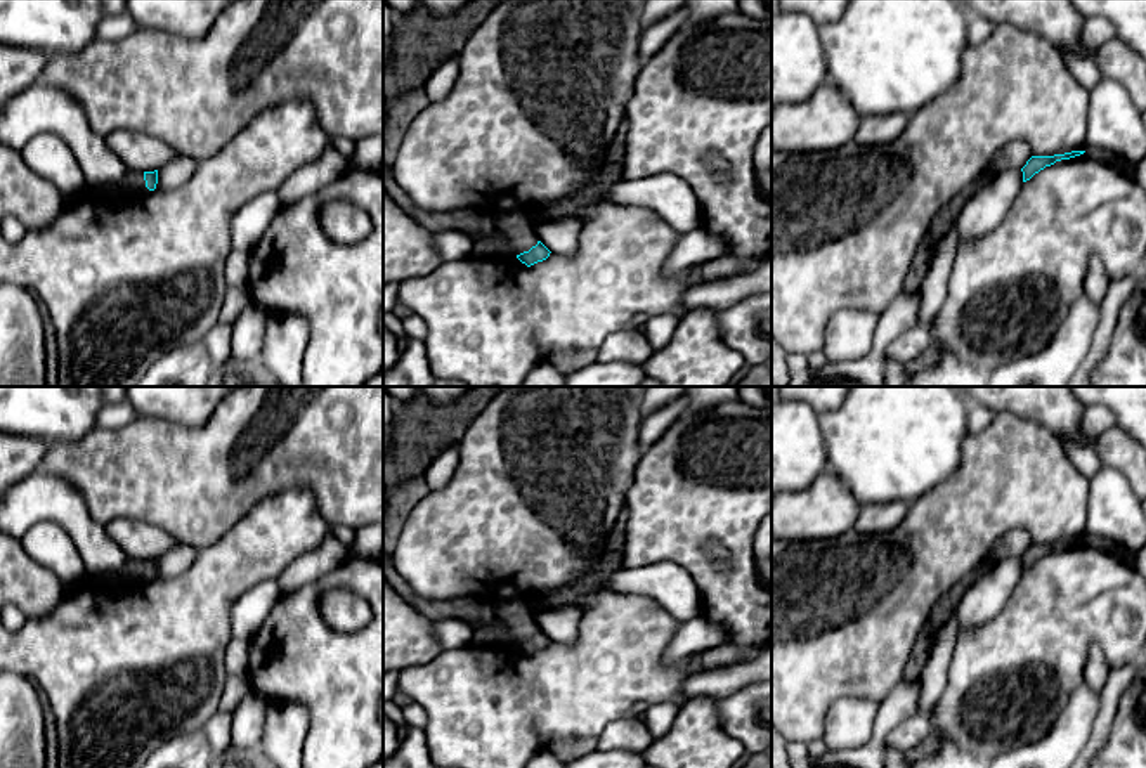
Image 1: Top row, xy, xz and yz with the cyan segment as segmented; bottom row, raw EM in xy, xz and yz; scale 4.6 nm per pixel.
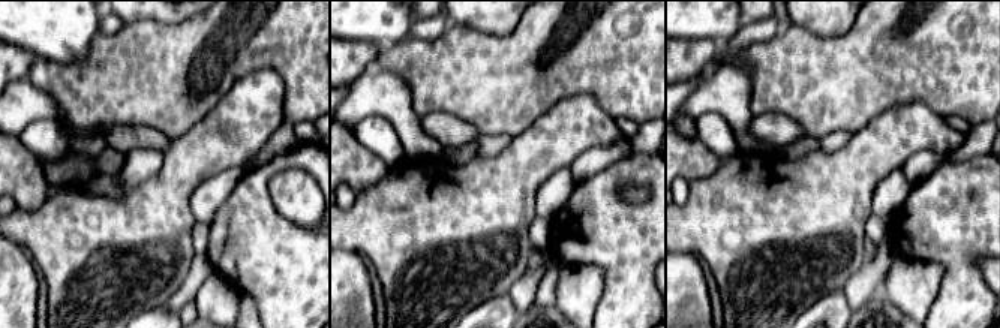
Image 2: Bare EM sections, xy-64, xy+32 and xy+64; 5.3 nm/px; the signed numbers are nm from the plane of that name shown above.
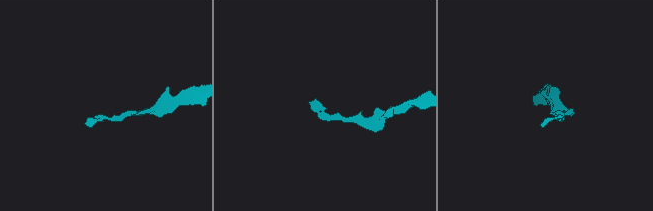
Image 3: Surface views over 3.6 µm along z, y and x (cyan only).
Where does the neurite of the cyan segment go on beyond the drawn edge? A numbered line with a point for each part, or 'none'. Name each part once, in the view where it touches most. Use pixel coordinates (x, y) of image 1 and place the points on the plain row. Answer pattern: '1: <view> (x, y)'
1: xz (517, 614)

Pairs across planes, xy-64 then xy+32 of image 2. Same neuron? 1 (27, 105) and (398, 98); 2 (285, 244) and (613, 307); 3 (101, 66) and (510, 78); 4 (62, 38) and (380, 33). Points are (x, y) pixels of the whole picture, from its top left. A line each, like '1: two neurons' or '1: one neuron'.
1: one neuron
2: one neuron
3: one neuron
4: one neuron

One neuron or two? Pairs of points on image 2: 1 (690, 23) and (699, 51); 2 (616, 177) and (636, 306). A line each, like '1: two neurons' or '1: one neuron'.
1: two neurons
2: one neuron

